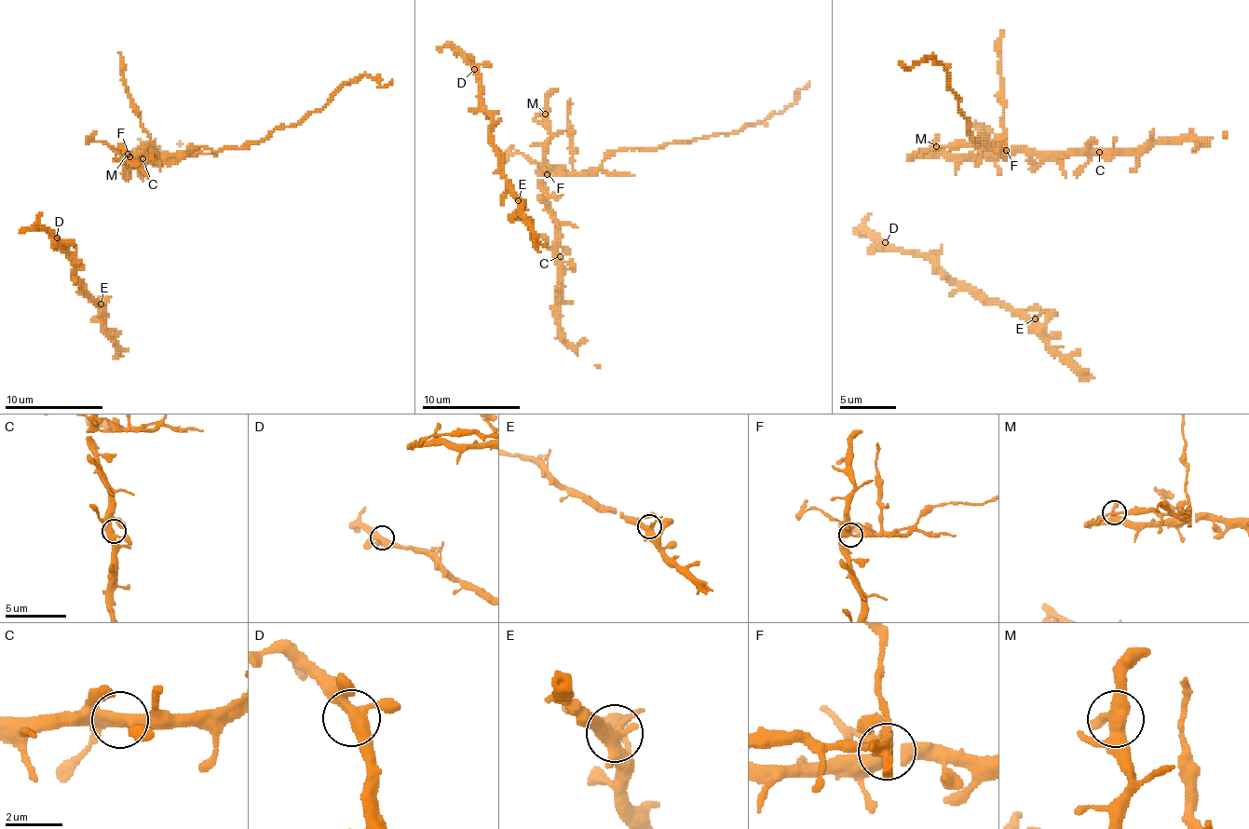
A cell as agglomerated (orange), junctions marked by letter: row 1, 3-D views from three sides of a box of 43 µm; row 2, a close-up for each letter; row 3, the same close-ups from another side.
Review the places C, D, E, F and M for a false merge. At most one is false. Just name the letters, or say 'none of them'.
F

